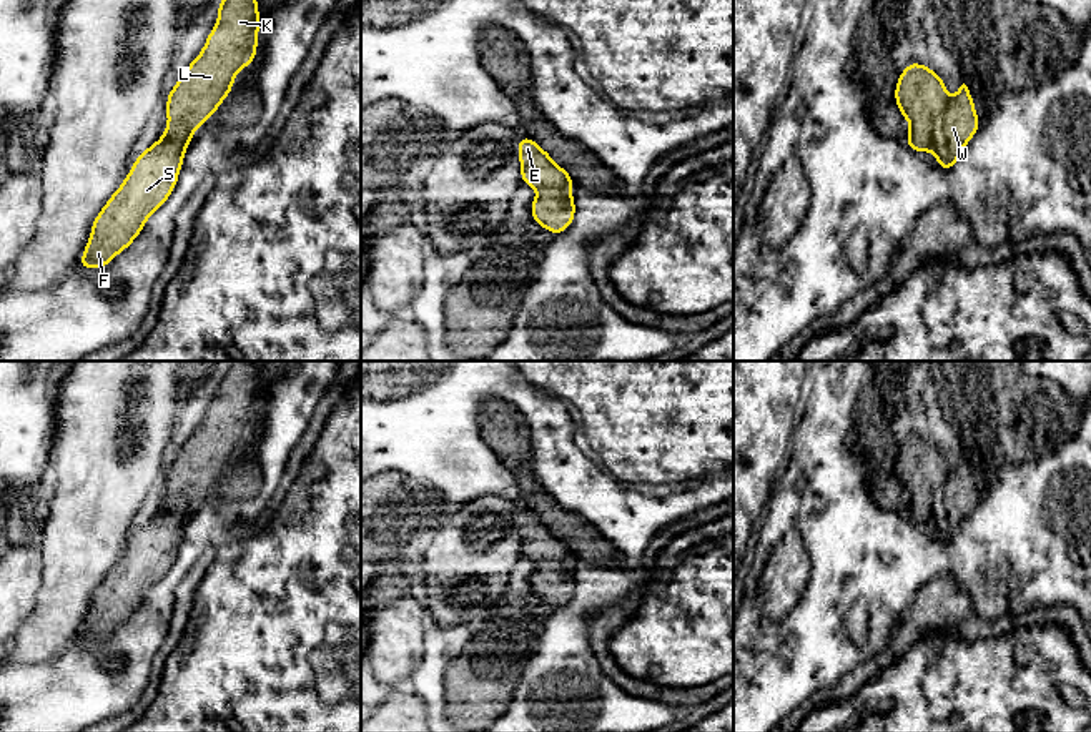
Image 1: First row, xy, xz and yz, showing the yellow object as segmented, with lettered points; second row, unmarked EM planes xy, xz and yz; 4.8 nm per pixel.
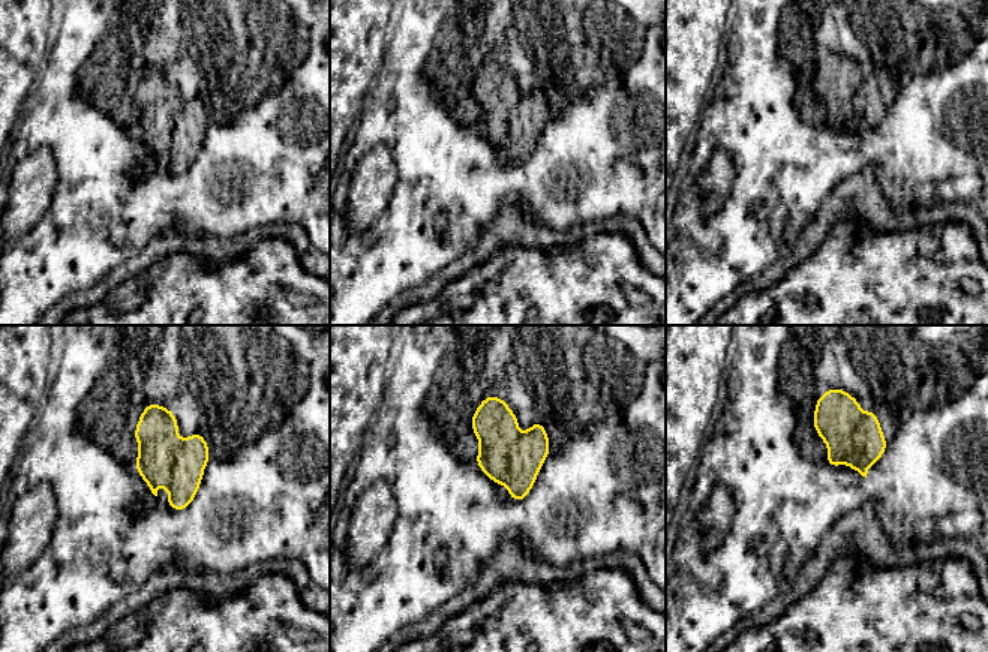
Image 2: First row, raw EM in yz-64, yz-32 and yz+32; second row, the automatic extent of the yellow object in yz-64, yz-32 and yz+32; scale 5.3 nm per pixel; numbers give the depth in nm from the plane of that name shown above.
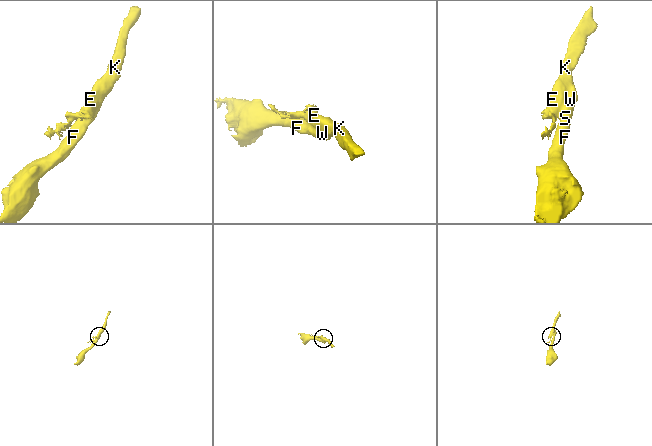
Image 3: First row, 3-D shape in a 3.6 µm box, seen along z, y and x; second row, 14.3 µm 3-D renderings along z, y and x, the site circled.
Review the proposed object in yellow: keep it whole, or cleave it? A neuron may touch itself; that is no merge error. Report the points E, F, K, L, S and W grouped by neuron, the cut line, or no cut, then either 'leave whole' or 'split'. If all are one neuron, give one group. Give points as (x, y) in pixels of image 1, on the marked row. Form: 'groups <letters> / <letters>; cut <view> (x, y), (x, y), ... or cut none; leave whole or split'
groups E K L / F S W; cut yz (947, 100), (935, 118), (933, 145), (930, 148); split

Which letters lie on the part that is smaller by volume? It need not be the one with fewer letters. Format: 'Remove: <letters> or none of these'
Remove: E, K, L

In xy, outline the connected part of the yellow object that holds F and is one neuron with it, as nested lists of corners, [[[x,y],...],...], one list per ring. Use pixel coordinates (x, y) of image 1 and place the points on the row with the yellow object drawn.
[[[176,120],[166,125],[161,138],[135,158],[130,173],[121,186],[108,198],[106,205],[95,216],[91,233],[78,266],[86,270],[105,268],[125,251],[145,228],[145,223],[173,193],[188,145],[193,140],[188,120]]]

